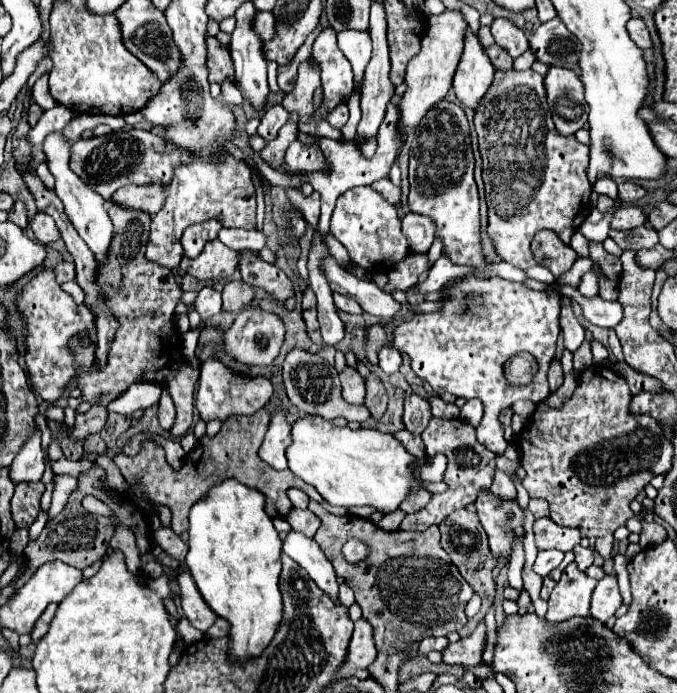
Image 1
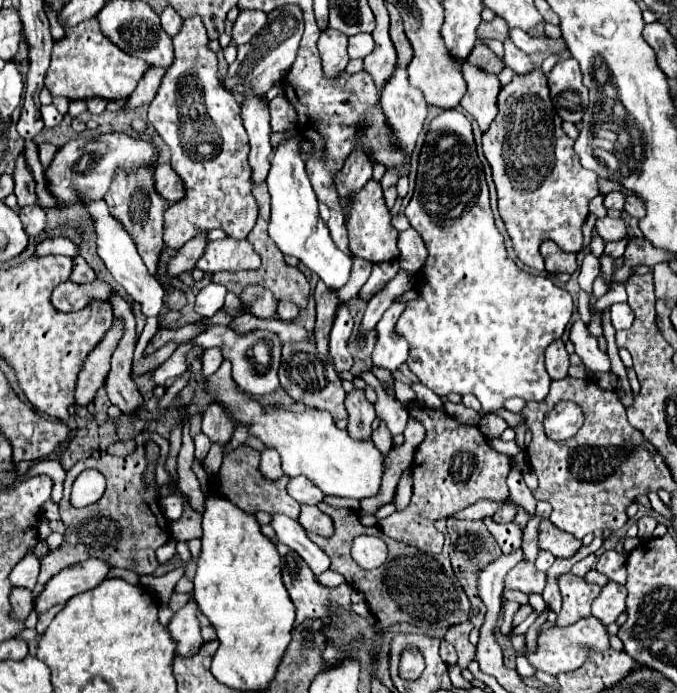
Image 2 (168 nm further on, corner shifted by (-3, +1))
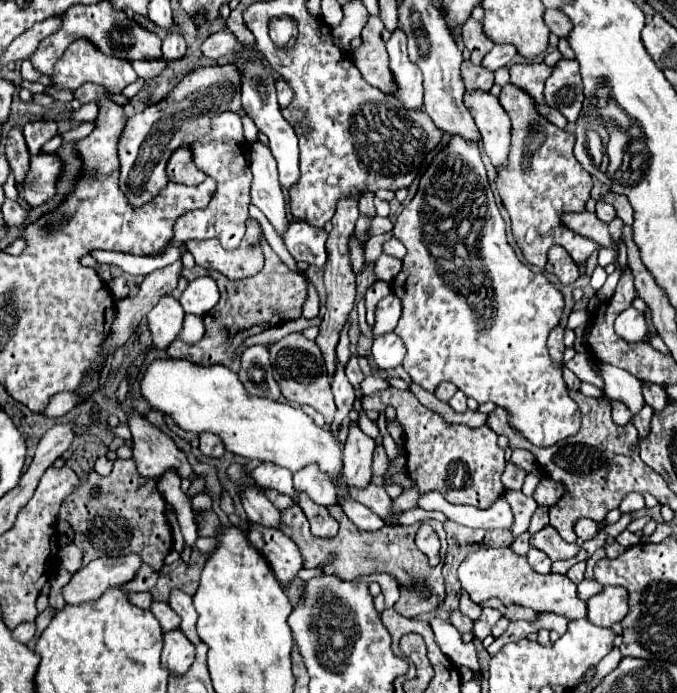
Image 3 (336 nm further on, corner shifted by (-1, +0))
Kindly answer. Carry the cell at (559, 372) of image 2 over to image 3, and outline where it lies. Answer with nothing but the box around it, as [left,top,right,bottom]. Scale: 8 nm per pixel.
[548,327,564,361]

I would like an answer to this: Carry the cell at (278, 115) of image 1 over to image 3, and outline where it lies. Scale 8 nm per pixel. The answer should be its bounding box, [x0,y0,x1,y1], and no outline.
[276,79,294,107]

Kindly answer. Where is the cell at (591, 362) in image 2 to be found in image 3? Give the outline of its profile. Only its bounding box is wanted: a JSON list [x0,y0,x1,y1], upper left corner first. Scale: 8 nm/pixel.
[598,365,644,415]

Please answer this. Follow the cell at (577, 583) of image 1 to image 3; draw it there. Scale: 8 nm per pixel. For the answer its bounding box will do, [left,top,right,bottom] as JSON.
[458,547,586,619]

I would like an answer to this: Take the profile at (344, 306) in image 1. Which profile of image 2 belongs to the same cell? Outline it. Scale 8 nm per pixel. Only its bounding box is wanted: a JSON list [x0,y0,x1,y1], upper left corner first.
[358,260,400,300]

